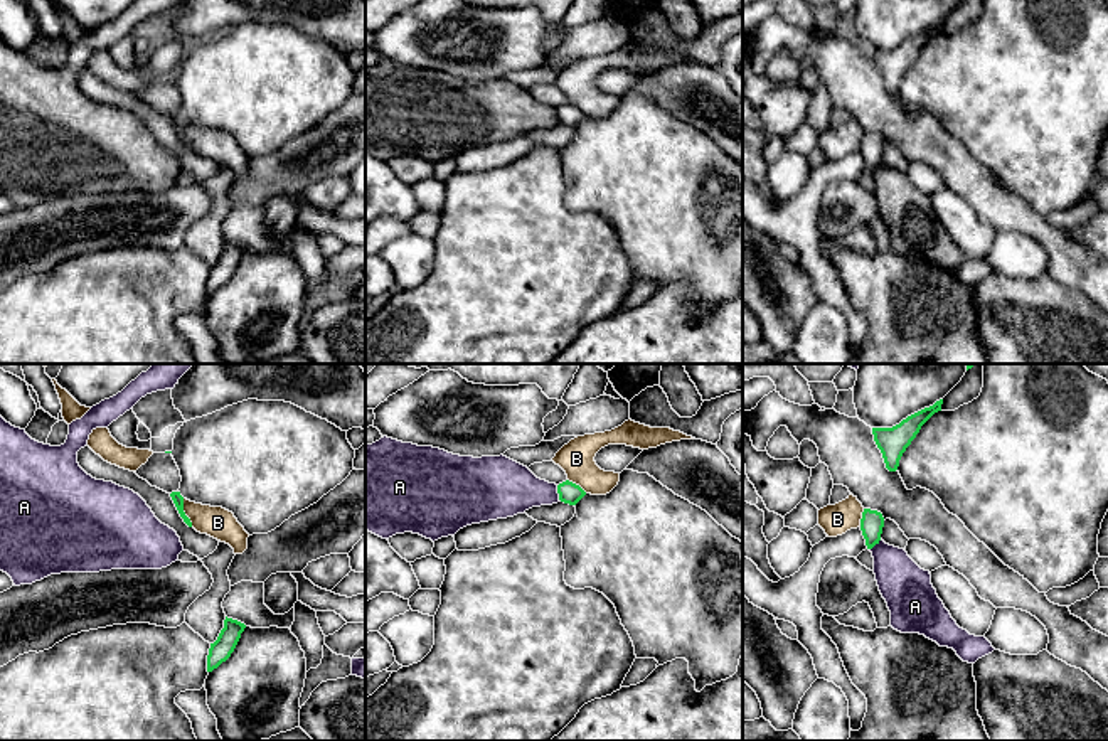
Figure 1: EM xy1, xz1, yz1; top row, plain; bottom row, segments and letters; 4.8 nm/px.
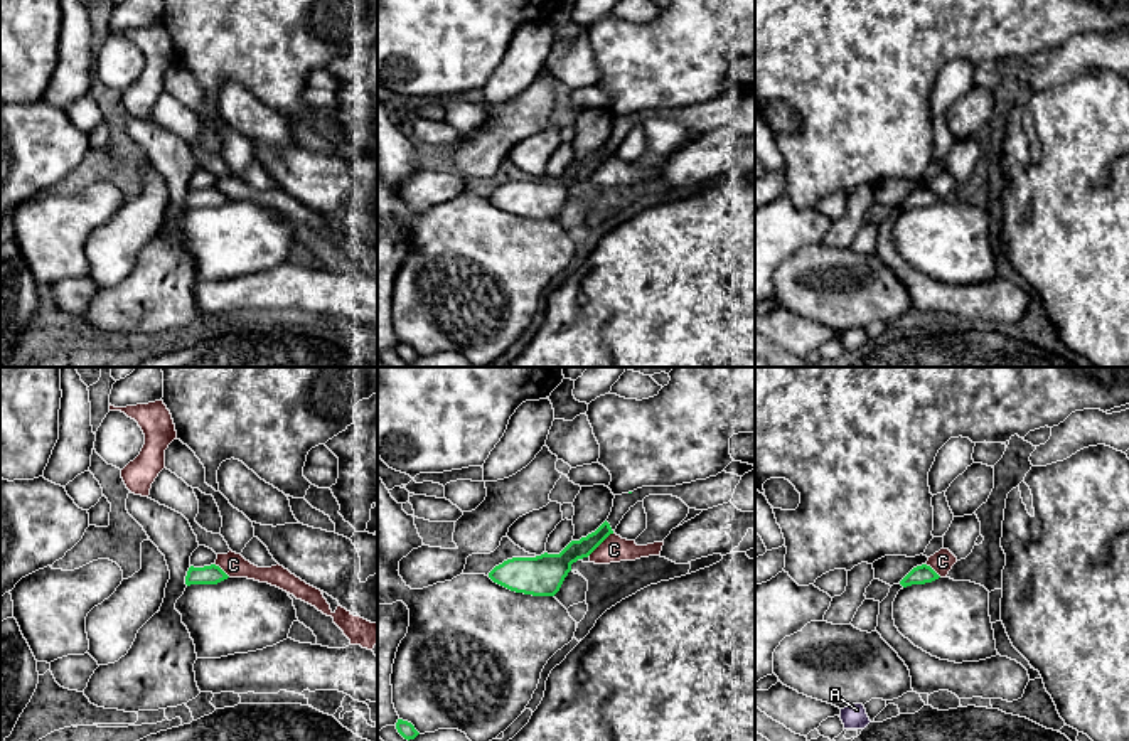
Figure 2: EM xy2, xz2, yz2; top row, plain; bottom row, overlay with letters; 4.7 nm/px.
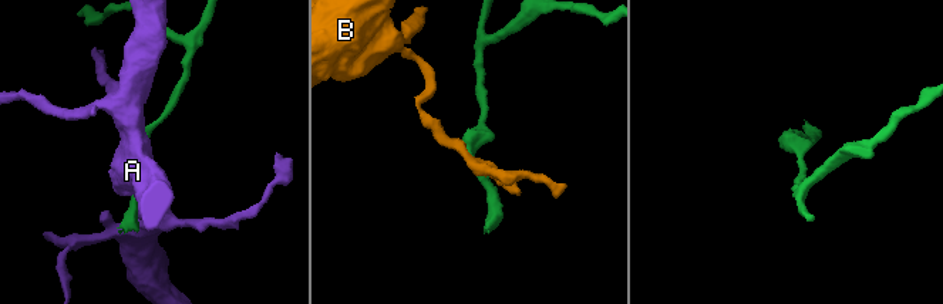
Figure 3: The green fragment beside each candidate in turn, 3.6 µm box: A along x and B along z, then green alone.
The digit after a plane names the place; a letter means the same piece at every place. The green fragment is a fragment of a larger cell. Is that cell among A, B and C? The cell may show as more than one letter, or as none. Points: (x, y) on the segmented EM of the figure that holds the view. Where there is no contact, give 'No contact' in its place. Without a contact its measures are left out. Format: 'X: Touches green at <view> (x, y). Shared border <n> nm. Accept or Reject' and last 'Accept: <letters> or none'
A: Touches green at xz1 (558, 492). Shared border 80 nm. Accept
B: Touches green at xy1 (184, 512). Shared border 140 nm. Reject
C: Touches green at xz2 (600, 543). Shared border 180 nm. Reject
Accept: A

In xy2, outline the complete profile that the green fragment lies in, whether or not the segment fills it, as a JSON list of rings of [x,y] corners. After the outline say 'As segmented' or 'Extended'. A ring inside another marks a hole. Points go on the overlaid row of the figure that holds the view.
[[[216,564],[194,568],[190,566],[185,576],[185,584],[217,584],[229,576]]]. As segmented

